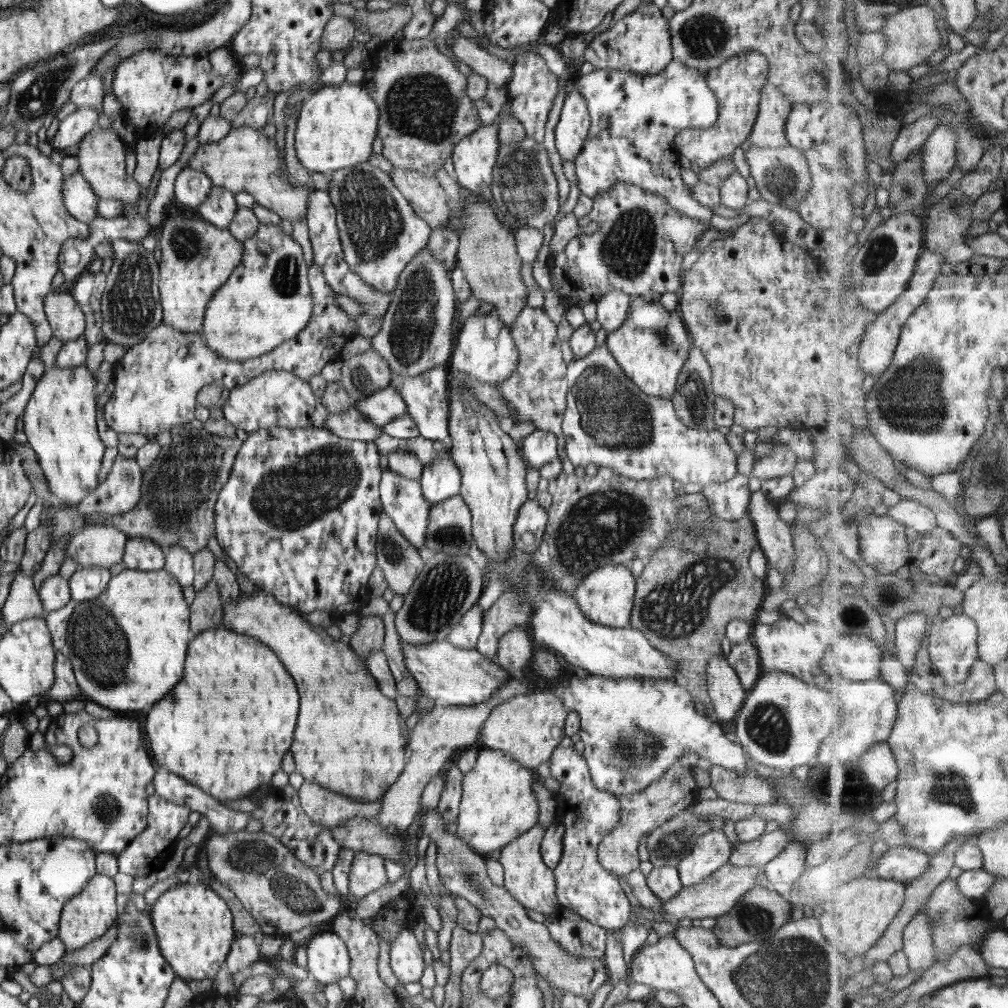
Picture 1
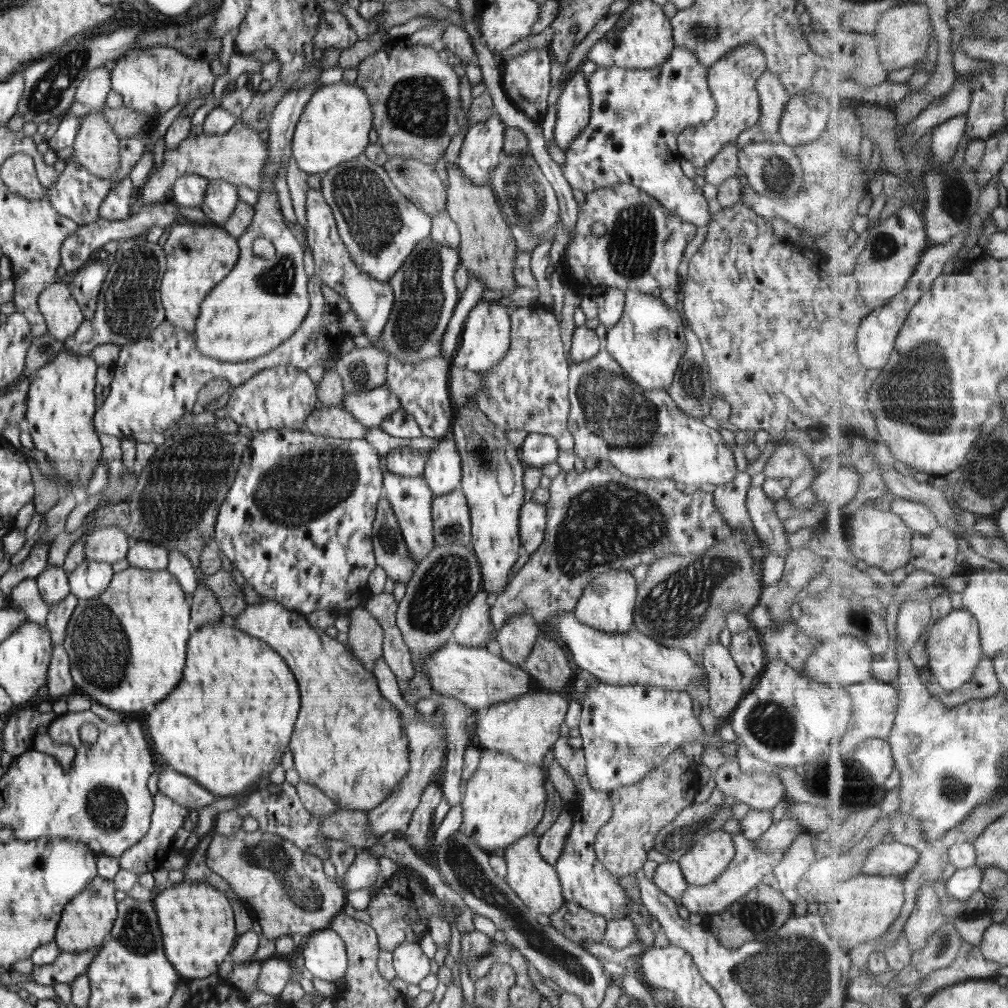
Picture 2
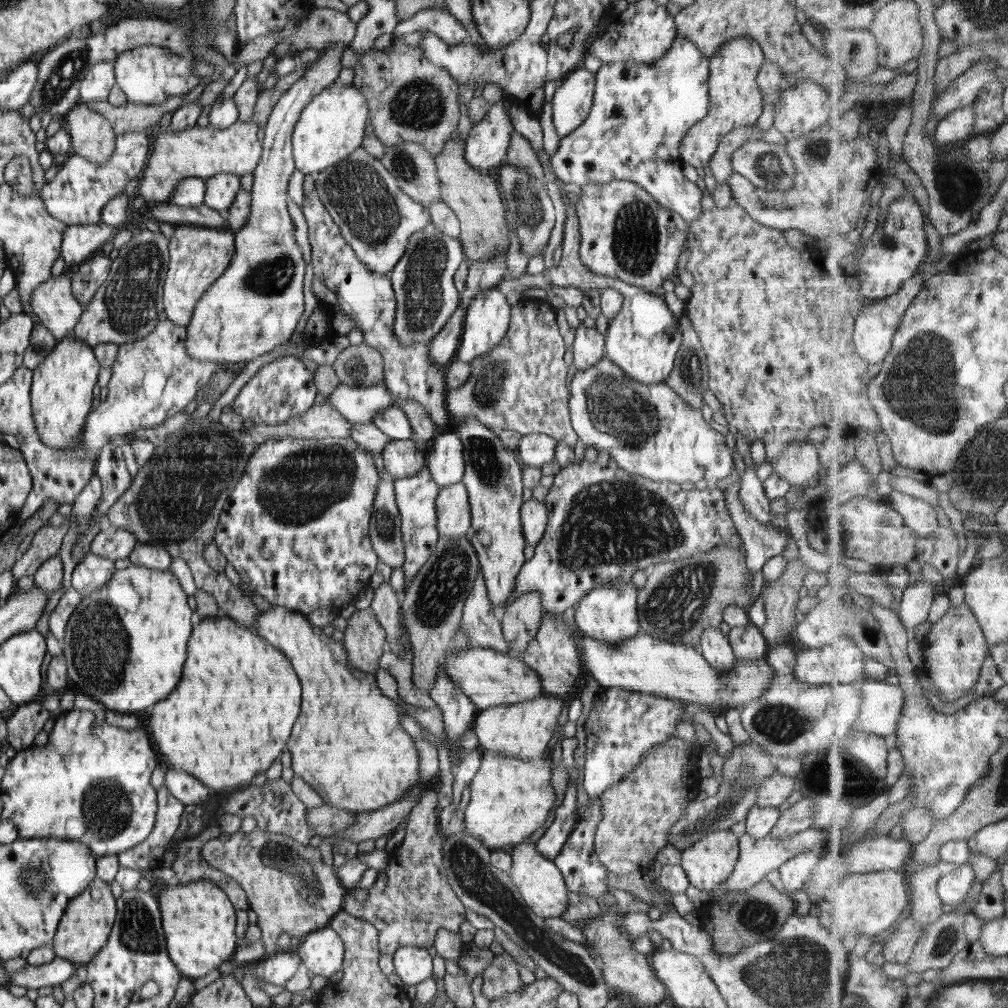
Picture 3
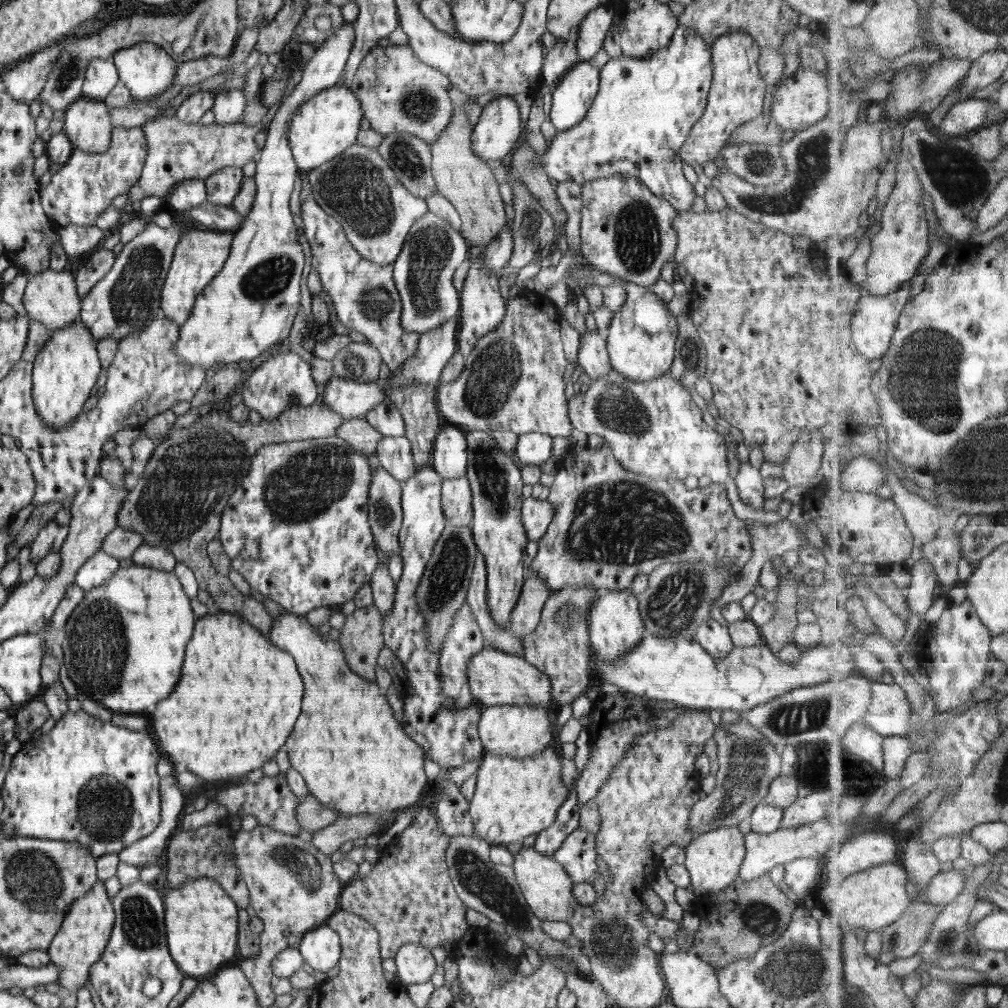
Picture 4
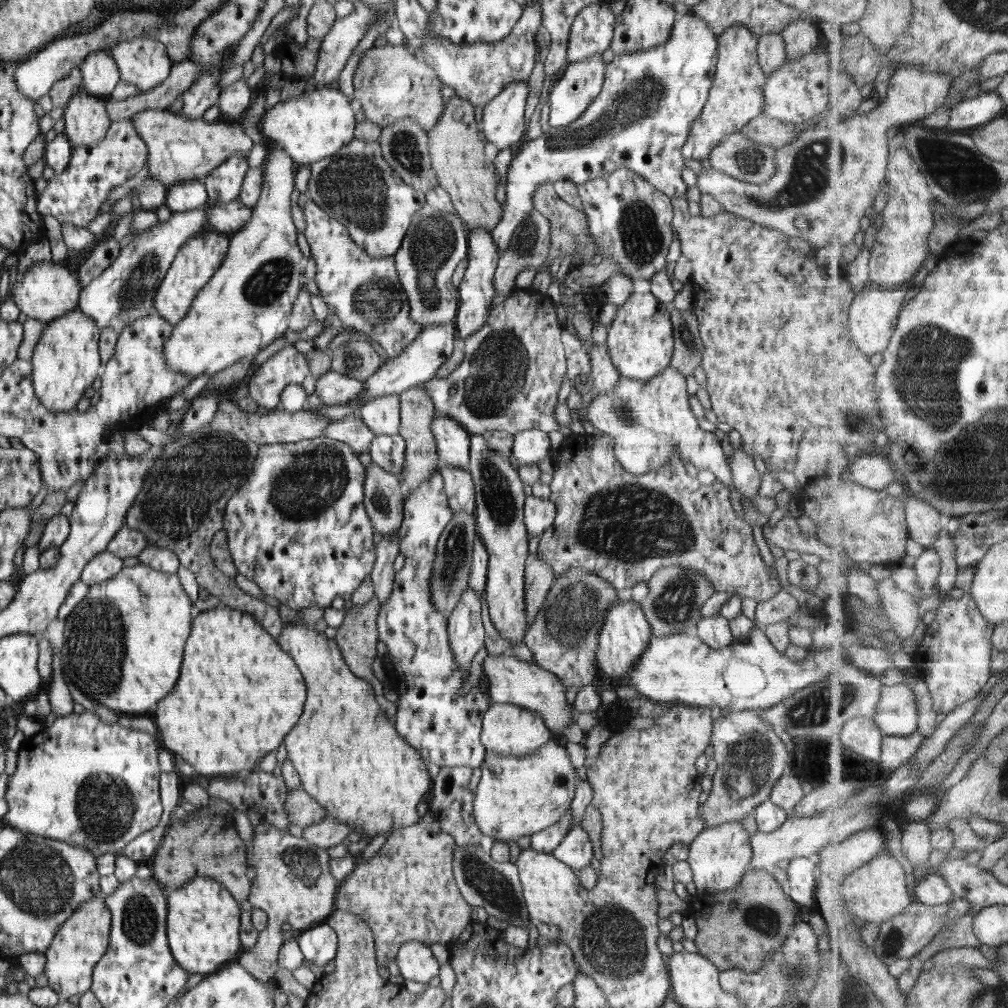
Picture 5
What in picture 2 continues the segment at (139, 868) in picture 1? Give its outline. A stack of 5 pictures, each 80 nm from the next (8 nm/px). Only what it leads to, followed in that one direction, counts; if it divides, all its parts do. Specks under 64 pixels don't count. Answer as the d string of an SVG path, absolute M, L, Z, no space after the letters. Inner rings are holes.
M160 792L154 795L153 811L148 832L136 844L133 844L119 856L119 868L134 872L134 874L138 874L141 877L148 877L155 870L164 868L162 864L166 862L166 856L173 848L172 841L176 836L176 832L183 825L184 815L185 808L181 804L174 802Z

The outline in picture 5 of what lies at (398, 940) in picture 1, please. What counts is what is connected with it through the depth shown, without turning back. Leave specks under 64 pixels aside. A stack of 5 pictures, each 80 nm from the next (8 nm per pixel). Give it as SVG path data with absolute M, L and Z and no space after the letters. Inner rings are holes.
M410 940L400 946L396 955L396 964L404 980L428 983L438 976L440 965L428 943Z

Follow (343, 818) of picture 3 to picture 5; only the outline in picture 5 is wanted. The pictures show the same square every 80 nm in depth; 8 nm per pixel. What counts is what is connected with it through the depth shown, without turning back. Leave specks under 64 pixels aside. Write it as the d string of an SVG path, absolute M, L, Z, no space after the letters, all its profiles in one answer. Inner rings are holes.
M302 787L288 791L284 808L289 820L303 829L318 824L328 815L324 807Z

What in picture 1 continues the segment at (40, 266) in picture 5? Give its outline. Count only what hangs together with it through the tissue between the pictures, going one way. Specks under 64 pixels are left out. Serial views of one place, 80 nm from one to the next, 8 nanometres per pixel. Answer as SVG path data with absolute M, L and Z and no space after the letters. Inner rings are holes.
M52 290L44 299L44 312L53 336L63 343L85 334L85 314L70 293Z

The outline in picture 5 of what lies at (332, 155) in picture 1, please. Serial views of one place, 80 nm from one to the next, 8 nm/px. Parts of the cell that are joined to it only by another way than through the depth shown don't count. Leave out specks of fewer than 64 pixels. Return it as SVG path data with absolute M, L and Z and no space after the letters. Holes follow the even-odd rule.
M323 86L302 94L298 99L280 101L268 108L261 130L267 142L278 143L292 158L296 167L300 167L320 162L352 142L354 126L360 117L358 106L340 89Z

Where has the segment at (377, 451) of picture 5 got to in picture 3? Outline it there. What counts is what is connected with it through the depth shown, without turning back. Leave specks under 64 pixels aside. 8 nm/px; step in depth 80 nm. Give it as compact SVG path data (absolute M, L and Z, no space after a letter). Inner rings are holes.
M411 439L390 441L382 454L384 466L394 479L408 478L425 467L425 454Z

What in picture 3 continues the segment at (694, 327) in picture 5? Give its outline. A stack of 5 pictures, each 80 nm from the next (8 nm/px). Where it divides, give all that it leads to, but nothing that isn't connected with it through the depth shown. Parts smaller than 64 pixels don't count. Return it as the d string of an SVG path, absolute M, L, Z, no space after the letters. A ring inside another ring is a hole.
M683 314L679 323L683 332L682 346L665 383L689 406L701 409L705 405L702 393L709 389L707 356L692 321Z

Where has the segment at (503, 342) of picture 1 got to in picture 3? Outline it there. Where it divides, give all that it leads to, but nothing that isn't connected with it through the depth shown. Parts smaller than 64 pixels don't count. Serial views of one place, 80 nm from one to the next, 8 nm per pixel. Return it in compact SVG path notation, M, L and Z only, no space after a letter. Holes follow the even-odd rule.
M496 287L478 293L470 307L467 308L467 313L463 322L462 335L460 344L457 348L455 359L461 362L469 363L475 358L484 358L489 350L492 350L504 338L505 332L509 327L511 317L511 306L508 300L497 290Z

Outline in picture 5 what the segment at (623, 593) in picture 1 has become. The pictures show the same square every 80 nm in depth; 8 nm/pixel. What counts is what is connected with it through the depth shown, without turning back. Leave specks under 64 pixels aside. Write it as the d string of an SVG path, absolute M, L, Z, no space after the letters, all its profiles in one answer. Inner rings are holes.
M632 599L620 600L607 610L603 622L600 623L602 630L598 636L598 650L596 650L597 668L611 678L617 678L621 684L629 684L628 674L632 672L634 664L644 654L650 638L653 637L652 629L644 616L641 605Z

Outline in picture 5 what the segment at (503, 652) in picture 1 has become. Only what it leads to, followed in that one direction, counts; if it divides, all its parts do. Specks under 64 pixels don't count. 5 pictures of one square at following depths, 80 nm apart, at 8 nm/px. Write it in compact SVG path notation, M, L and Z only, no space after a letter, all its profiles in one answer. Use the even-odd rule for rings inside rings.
M539 554L536 558L528 560L528 564L525 565L525 597L523 600L528 626L535 621L554 581L552 568L539 558Z

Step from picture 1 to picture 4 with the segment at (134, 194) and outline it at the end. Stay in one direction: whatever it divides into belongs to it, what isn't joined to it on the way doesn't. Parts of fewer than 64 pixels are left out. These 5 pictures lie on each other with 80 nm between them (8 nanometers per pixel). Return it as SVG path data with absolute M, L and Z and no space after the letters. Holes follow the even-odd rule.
M82 97L65 110L62 132L67 134L73 149L86 153L108 151L113 126L107 108L104 101Z

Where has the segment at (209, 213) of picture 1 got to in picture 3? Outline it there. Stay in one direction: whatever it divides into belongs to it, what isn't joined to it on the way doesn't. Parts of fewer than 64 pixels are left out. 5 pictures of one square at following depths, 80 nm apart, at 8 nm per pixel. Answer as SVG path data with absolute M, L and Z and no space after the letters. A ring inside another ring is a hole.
M220 174L205 180L205 198L203 205L214 208L222 215L227 214L230 205L241 190L240 177Z

